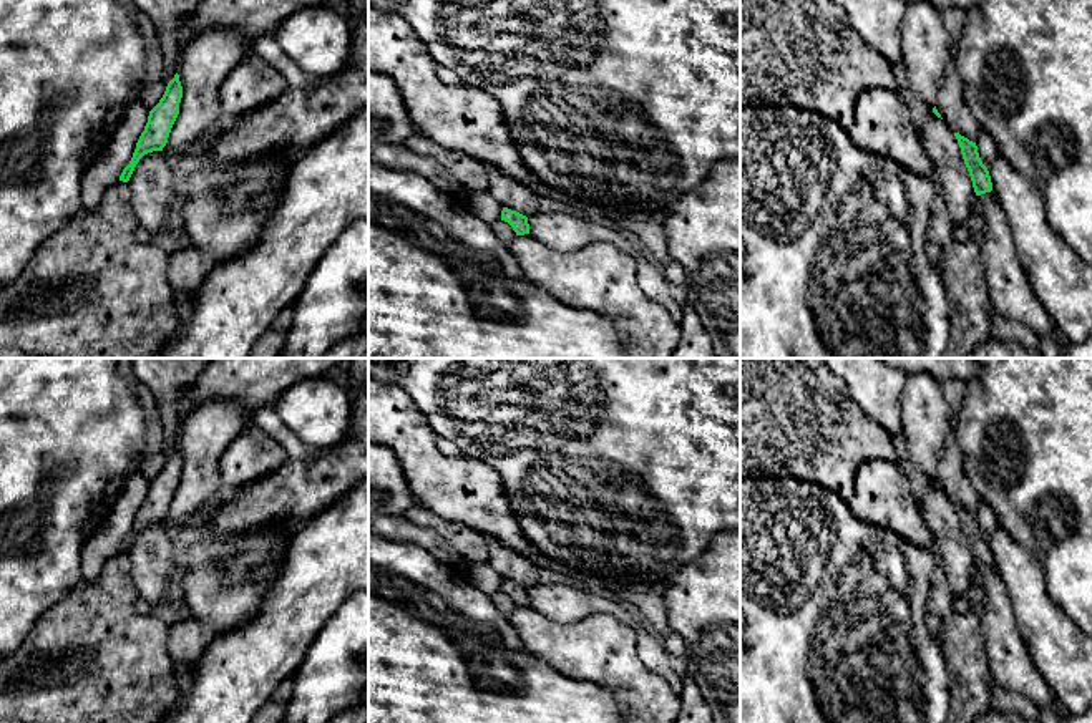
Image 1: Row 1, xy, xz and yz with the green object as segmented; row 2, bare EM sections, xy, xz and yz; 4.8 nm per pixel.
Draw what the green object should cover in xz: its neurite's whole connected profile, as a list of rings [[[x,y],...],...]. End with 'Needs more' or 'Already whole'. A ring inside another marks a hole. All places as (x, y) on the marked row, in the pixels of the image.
[[[503,207],[501,221],[508,222],[513,227],[513,230],[516,232],[516,235],[529,234],[528,217],[516,211]]]. Already whole

